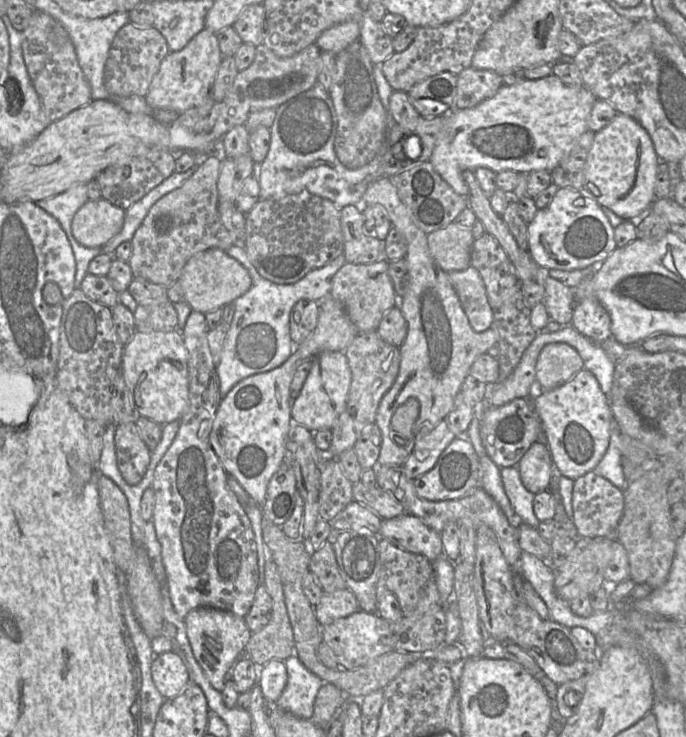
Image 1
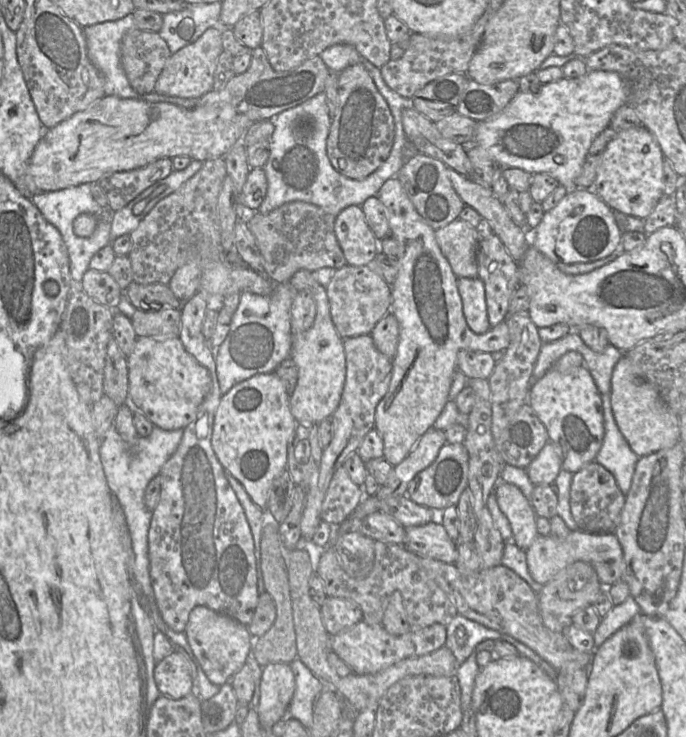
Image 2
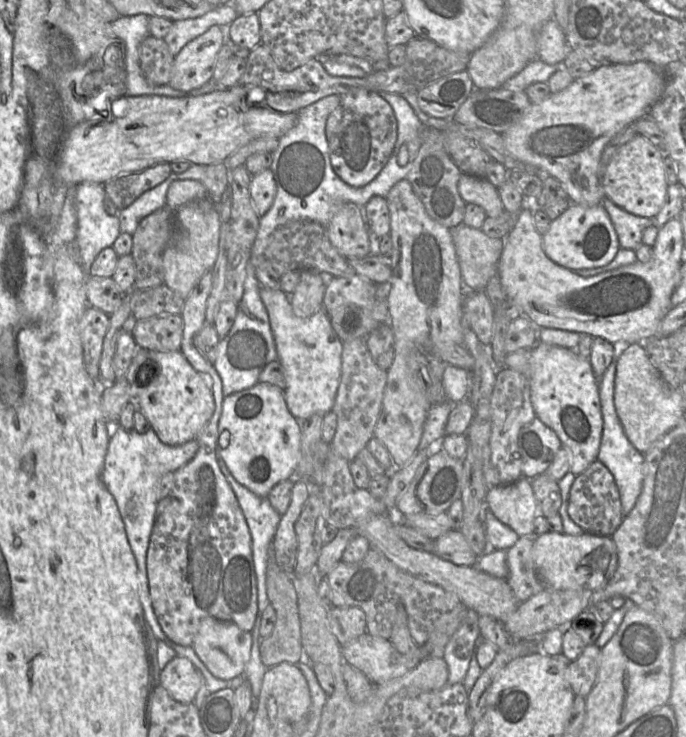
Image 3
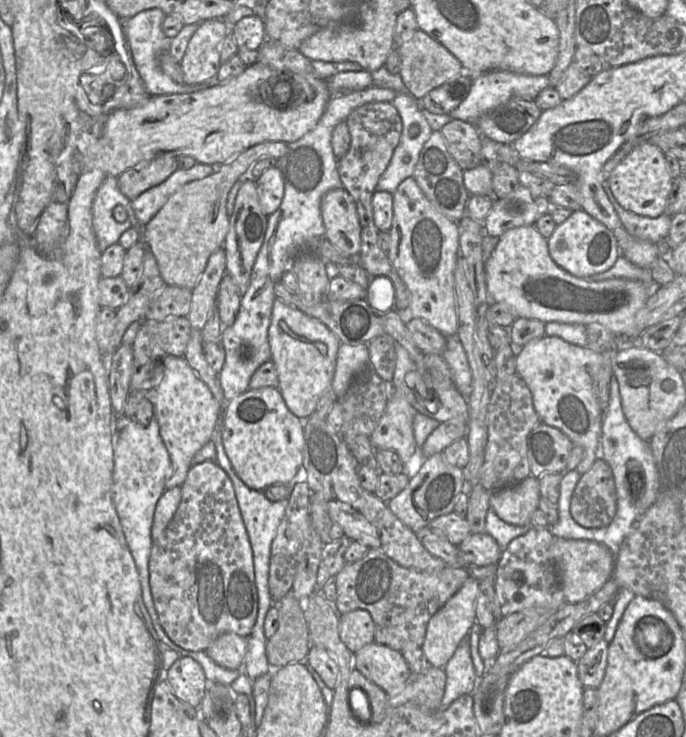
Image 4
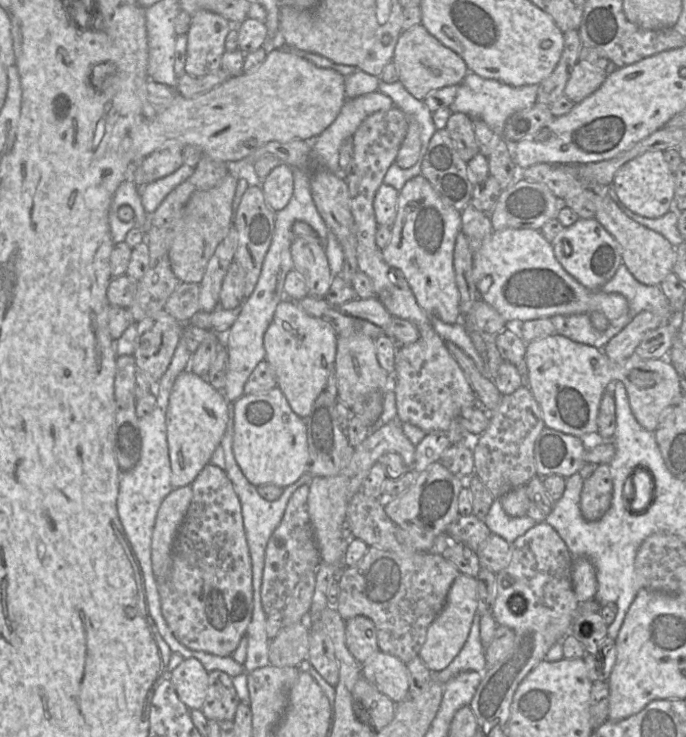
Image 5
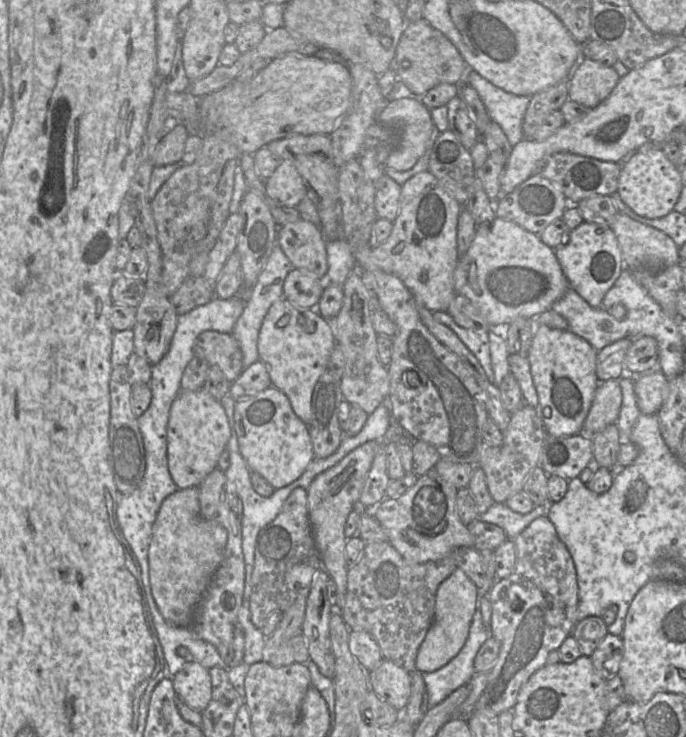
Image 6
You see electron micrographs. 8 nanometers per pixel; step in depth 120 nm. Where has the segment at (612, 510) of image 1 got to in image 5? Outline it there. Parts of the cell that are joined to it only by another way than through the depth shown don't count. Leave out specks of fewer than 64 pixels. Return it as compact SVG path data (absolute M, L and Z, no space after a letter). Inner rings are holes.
M599 464L584 480L580 510L587 521L597 521L608 511L612 501L613 481L608 464Z

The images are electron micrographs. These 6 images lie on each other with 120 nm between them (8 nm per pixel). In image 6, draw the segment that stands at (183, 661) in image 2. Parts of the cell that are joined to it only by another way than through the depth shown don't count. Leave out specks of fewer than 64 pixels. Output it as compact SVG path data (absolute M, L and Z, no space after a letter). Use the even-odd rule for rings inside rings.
M187 662L175 675L169 677L178 699L200 713L205 710L212 695L208 669L197 662Z

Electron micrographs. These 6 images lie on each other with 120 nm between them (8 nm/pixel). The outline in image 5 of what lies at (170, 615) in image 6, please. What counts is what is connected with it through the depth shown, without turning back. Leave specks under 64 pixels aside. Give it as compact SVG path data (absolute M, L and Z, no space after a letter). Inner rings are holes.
M191 485L174 488L159 506L151 542L151 564L156 579L168 571L174 537L186 516L192 497Z

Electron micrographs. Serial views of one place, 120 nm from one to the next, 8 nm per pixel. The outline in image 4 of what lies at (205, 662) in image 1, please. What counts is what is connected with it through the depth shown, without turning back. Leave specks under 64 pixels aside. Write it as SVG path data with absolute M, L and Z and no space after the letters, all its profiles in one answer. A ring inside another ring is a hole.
M228 632L218 636L205 652L219 666L243 671L247 646L247 637Z

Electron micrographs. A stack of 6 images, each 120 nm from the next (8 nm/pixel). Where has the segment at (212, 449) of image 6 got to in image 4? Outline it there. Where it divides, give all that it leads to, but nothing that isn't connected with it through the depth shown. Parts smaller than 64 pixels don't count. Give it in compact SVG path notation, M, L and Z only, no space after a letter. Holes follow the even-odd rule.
M166 355L158 361L164 364L165 375L153 391L146 391L154 406L160 436L171 460L171 475L166 481L166 489L181 486L192 467L196 453L209 441L219 417L220 405L215 400L208 386L197 376L183 357Z

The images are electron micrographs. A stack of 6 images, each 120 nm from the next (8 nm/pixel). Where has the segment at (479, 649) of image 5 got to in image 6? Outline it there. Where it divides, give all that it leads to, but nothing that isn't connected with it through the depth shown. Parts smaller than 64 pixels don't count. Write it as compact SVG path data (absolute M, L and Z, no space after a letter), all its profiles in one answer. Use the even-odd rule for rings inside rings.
M477 605L468 637L459 653L439 670L422 673L429 708L440 704L455 690L470 682L475 674L474 659L489 636L489 628L484 625L480 606Z

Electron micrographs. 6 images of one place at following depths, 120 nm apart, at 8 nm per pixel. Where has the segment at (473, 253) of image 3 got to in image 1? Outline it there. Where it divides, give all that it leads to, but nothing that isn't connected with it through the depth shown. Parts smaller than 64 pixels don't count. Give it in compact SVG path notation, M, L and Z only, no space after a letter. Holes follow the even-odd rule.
M454 222L427 235L430 254L445 272L462 271L471 265L474 240L472 229Z

